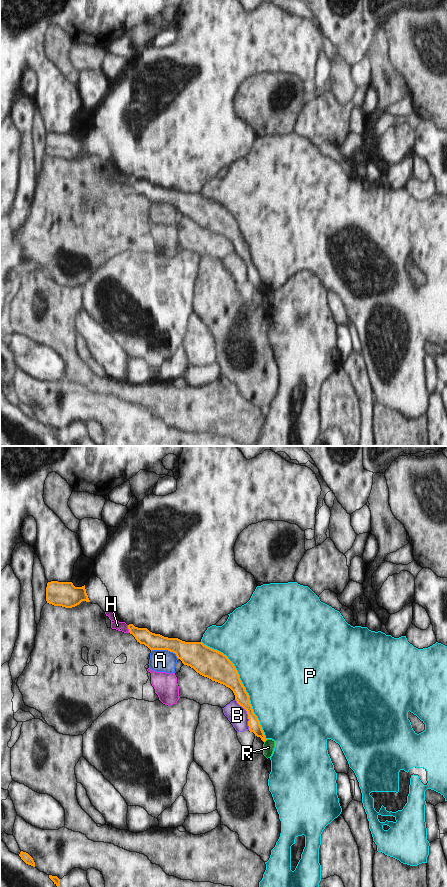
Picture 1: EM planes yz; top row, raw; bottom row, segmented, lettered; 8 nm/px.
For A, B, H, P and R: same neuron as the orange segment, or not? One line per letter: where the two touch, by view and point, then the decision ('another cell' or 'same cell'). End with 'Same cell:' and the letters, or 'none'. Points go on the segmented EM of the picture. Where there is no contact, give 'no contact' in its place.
A: yz (165, 649) | another cell
B: yz (247, 713) | another cell
H: yz (128, 628) | another cell
P: yz (242, 685) | another cell
R: yz (265, 740) | another cell
Same cell: none

